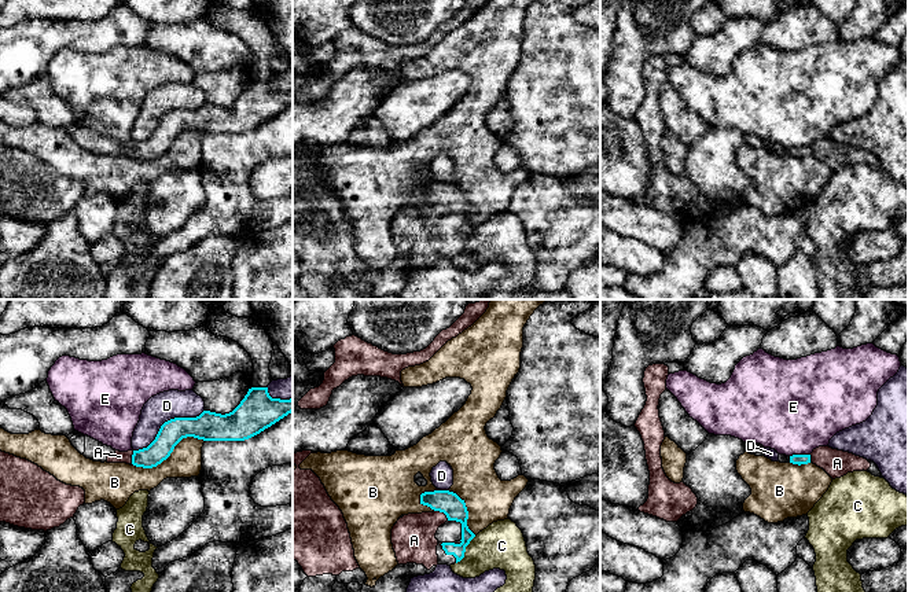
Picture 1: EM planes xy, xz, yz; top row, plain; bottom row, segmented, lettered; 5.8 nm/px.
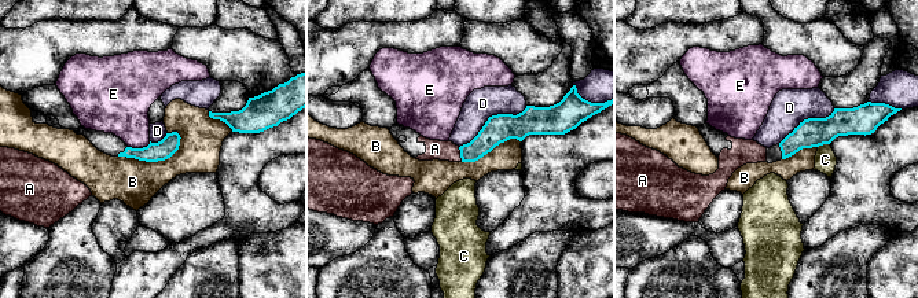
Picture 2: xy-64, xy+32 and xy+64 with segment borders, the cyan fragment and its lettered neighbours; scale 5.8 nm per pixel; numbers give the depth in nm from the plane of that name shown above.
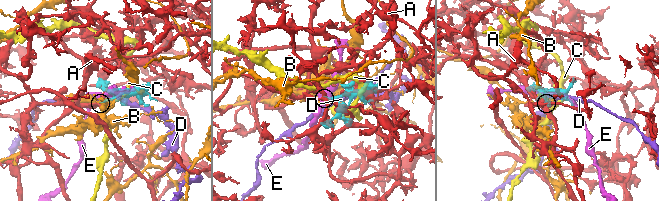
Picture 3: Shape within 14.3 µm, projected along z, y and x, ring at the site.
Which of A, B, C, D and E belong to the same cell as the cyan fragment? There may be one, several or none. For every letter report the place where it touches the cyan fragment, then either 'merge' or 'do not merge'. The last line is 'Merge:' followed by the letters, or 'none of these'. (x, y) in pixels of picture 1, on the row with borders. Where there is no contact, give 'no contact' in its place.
A: meets cyan in xz at (443, 511); merge
B: meets cyan in xy at (169, 455); do not merge
C: meets cyan in xz at (464, 550); do not merge
D: meets cyan in xy at (165, 422); do not merge
E: meets cyan in yz at (800, 455); do not merge
Merge: A

